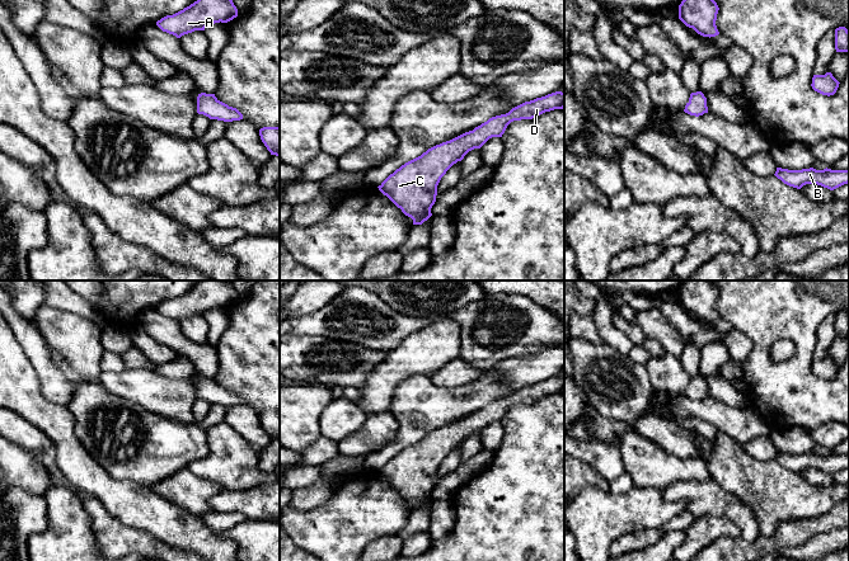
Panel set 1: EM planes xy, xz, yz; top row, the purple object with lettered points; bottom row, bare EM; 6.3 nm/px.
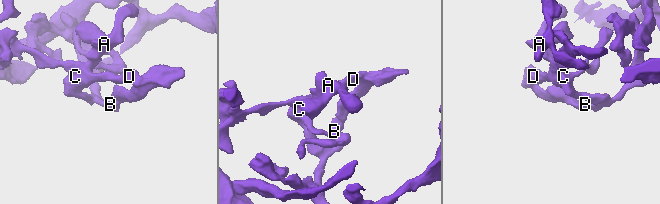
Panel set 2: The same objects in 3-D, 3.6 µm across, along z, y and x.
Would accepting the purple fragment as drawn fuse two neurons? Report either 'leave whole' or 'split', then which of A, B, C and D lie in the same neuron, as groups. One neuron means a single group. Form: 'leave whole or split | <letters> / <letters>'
leave whole | A B C D

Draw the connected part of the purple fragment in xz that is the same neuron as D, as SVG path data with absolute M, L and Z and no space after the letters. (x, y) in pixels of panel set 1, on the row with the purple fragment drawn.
M562 91L525 102L506 114L489 118L473 131L428 148L397 169L377 188L413 220L413 225L422 225L432 216L431 208L436 202L441 178L469 151L480 148L492 137L502 137L513 121L533 119L545 112L563 108Z

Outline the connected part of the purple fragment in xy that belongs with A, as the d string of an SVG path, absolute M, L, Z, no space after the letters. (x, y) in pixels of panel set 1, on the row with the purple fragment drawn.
M197 0L183 10L161 18L156 25L180 38L194 30L205 30L215 23L228 23L236 16L238 9L233 0Z

